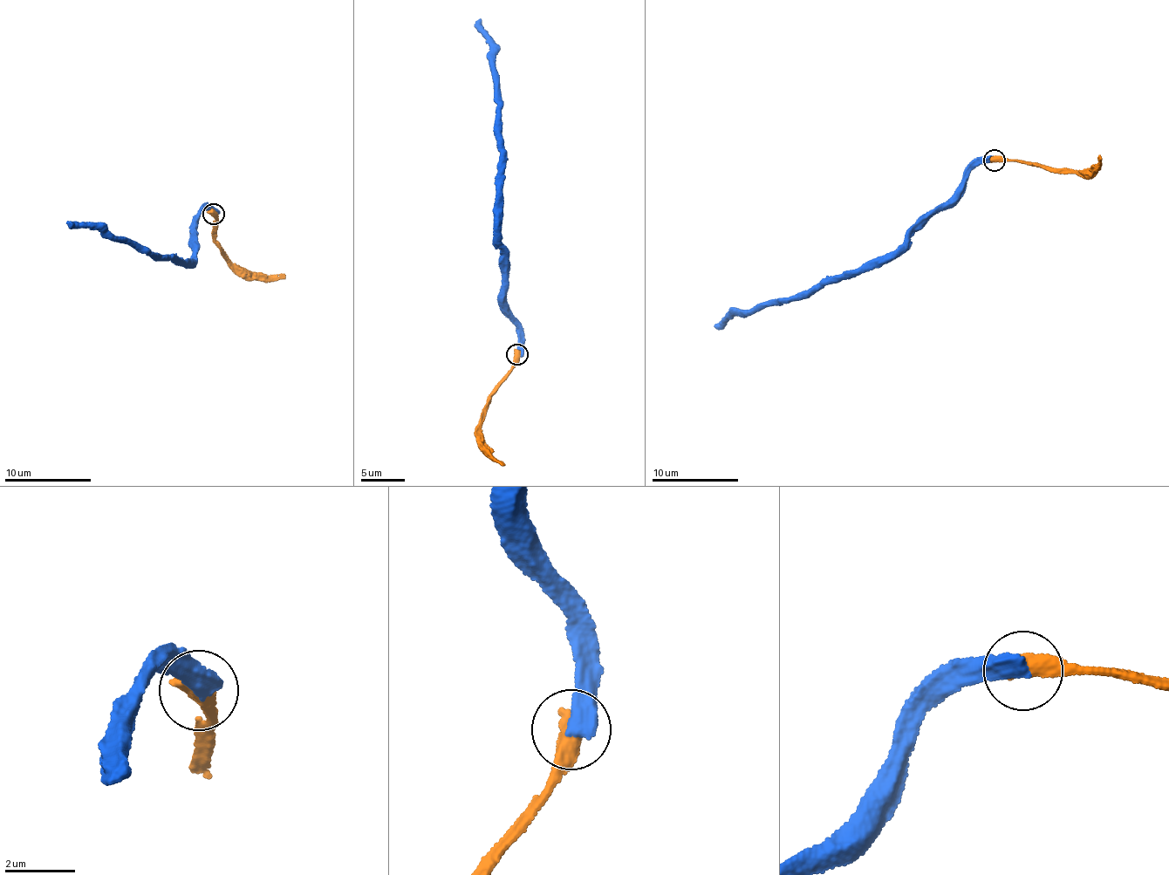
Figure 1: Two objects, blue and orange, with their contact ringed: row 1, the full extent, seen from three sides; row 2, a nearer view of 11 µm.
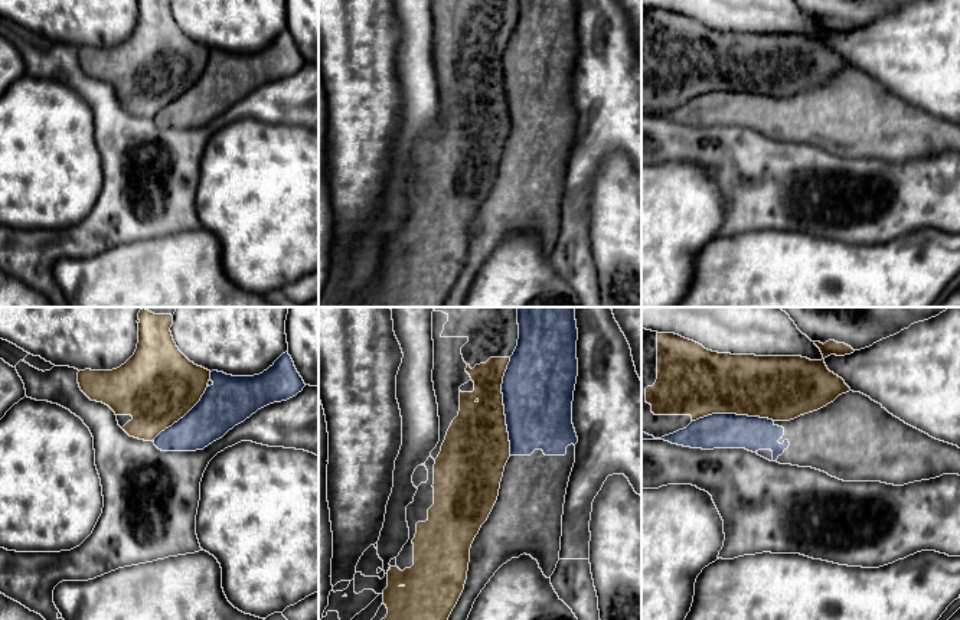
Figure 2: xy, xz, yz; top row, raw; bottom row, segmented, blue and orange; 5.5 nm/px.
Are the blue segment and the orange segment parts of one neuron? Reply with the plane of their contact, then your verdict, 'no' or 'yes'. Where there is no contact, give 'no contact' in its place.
contact in xz; no

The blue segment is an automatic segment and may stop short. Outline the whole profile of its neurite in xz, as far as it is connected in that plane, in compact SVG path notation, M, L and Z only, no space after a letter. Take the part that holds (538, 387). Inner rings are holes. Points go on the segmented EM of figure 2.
M516 307L519 339L503 376L502 394L510 441L497 500L470 548L464 590L448 620L467 620L473 604L494 572L512 558L526 554L551 578L559 561L562 515L569 476L575 463L578 437L572 424L572 401L578 376L578 329L574 307Z

